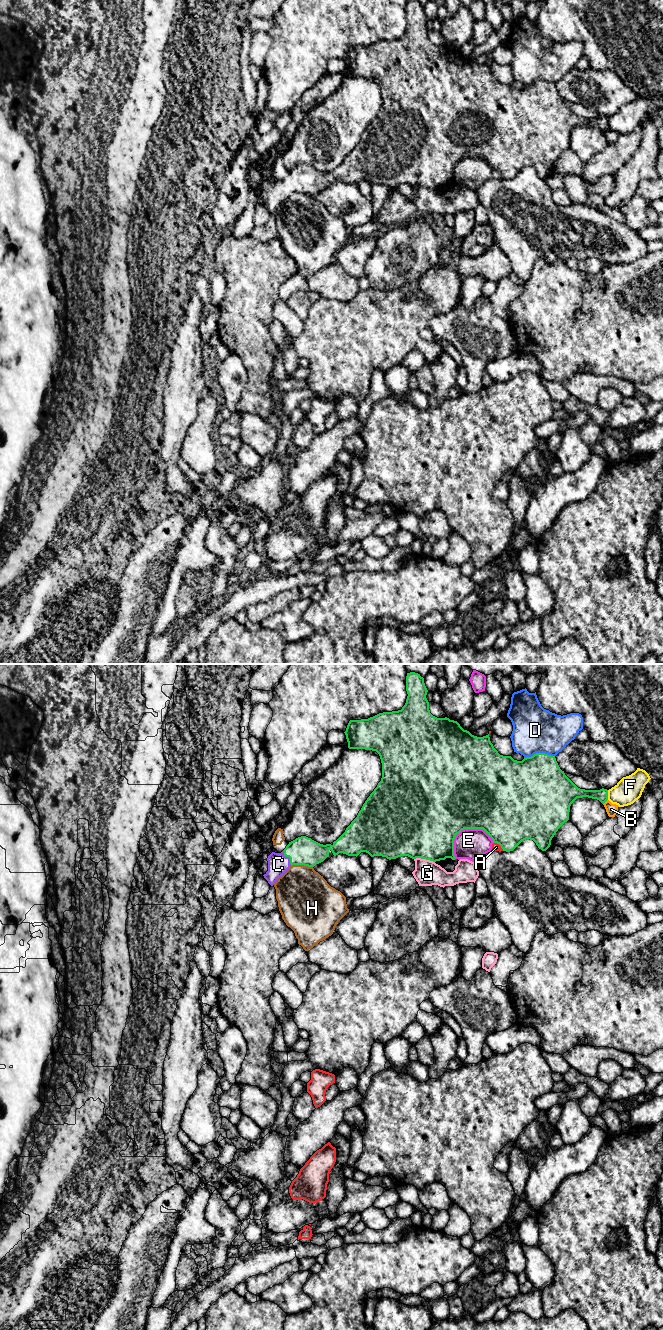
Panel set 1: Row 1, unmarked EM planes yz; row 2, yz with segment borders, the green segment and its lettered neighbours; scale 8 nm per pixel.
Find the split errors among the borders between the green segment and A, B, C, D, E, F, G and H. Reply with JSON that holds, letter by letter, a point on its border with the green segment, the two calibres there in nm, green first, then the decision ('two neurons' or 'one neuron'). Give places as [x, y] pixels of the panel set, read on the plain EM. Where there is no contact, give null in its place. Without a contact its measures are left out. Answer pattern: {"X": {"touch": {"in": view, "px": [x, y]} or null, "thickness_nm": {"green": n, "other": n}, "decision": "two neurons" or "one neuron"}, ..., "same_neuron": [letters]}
{"A": {"touch": {"in": "yz", "px": [499, 172]}, "thickness_nm": {"green": 460, "other": 60}, "decision": "two neurons"}, "B": {"touch": {"in": "yz", "px": [605, 129]}, "thickness_nm": {"green": 100, "other": 90}, "decision": "two neurons"}, "C": {"touch": {"in": "yz", "px": [288, 184]}, "thickness_nm": {"green": 220, "other": 170}, "decision": "one neuron"}, "D": {"touch": {"in": "yz", "px": [539, 81]}, "thickness_nm": {"green": 460, "other": 360}, "decision": "two neurons"}, "E": {"touch": {"in": "yz", "px": [464, 156]}, "thickness_nm": {"green": 500, "other": 240}, "decision": "two neurons"}, "F": {"touch": {"in": "yz", "px": [607, 123]}, "thickness_nm": {"green": 100, "other": 200}, "decision": "two neurons"}, "G": {"touch": {"in": "yz", "px": [424, 186]}, "thickness_nm": {"green": 500, "other": 200}, "decision": "two neurons"}, "H": {"touch": {"in": "yz", "px": [302, 192]}, "thickness_nm": {"green": 220, "other": 420}, "decision": "two neurons"}, "same_neuron": ["C"]}

